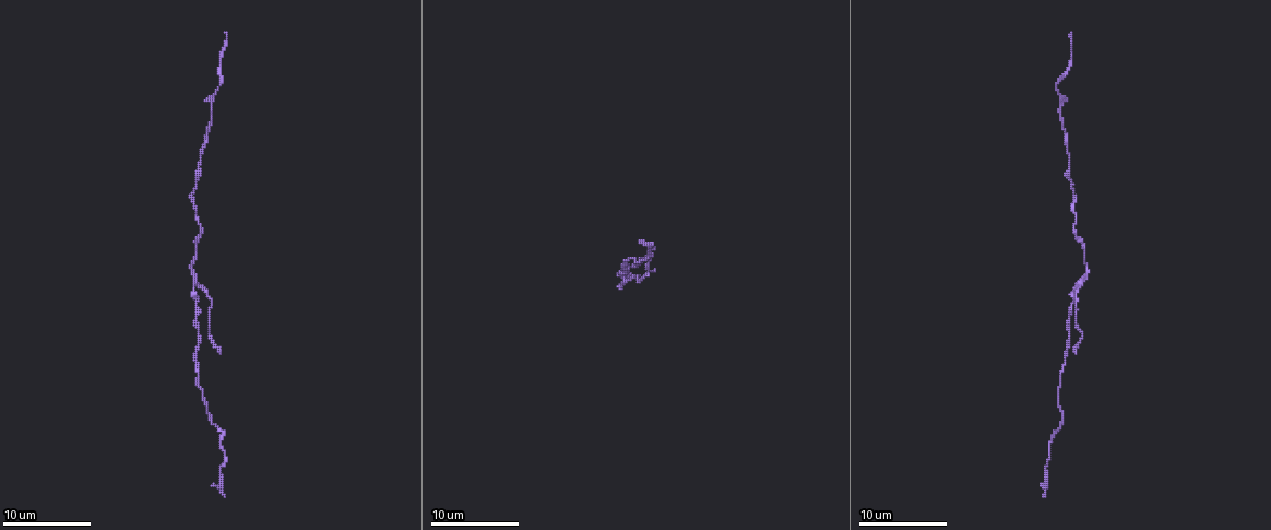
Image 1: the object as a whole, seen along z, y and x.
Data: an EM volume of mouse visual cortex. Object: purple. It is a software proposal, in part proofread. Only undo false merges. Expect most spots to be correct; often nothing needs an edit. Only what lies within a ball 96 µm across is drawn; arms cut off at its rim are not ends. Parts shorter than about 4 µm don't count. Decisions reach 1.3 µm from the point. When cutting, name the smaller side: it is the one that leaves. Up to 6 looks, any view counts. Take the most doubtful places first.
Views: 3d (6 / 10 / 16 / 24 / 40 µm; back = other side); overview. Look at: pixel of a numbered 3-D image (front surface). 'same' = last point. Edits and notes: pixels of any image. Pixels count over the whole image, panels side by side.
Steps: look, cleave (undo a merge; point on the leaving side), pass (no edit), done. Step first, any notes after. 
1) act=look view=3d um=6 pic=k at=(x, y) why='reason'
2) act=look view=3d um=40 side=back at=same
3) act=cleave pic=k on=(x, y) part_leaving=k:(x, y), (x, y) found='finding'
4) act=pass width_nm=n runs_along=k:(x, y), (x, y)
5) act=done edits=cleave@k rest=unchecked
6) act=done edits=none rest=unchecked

act=look view=3d um=10 pic=1 at=(627, 281) why='two arms in line, one across'

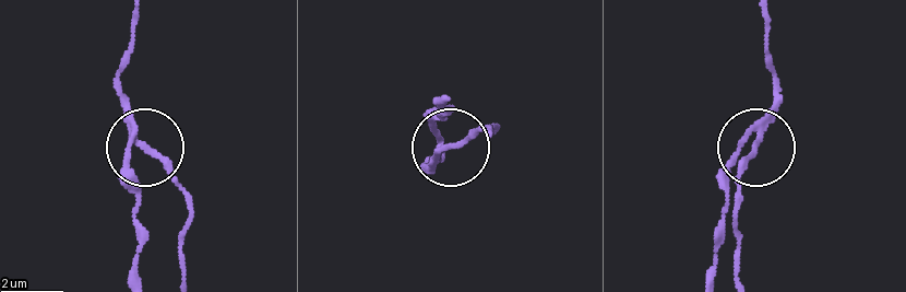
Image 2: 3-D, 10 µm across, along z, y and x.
act=cleave pic=2 on=(156, 153) width_nm=170 part_leaving=2:(127, 118), (187, 202), (181, 280) found='a second neuron is stuck on'

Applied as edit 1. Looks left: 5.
act=look view=3d um=10 pic=1 at=(1074, 230) why='sudden change in width'

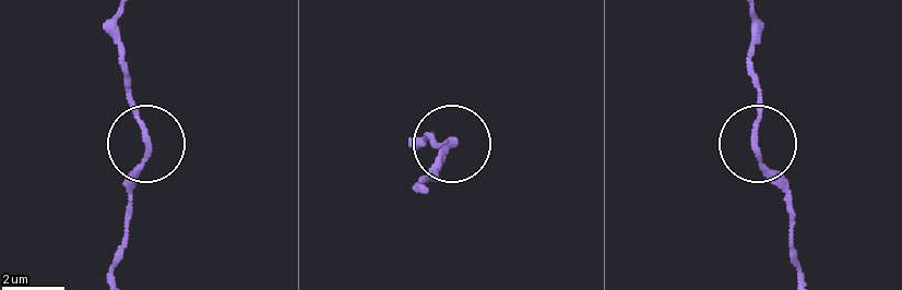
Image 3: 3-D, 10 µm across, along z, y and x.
act=pass runs_along=3:(113, 269), (128, 225), (128, 185), (144, 154), (120, 47) found='one neuron here'

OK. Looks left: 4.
act=look view=3d um=10 pic=1 at=(1060, 108) why='thick turns thin'

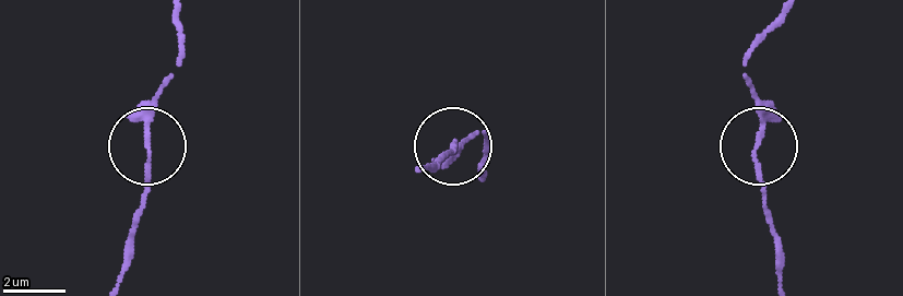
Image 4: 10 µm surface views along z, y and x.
act=look view=3d um=10 side=back pic=4 at=(149, 141) why='other side'

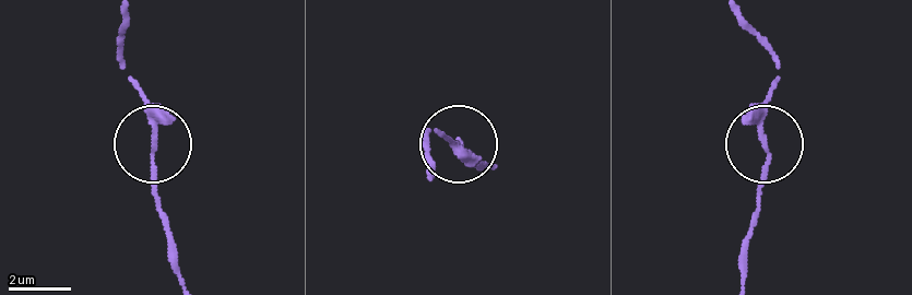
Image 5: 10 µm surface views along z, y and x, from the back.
act=pass width_nm=150 runs_along=5:(182, 278), (154, 184), (154, 114), (122, 61) found='one neuron here'

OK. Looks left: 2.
act=done edits=cleave@2 rest=unchecked

